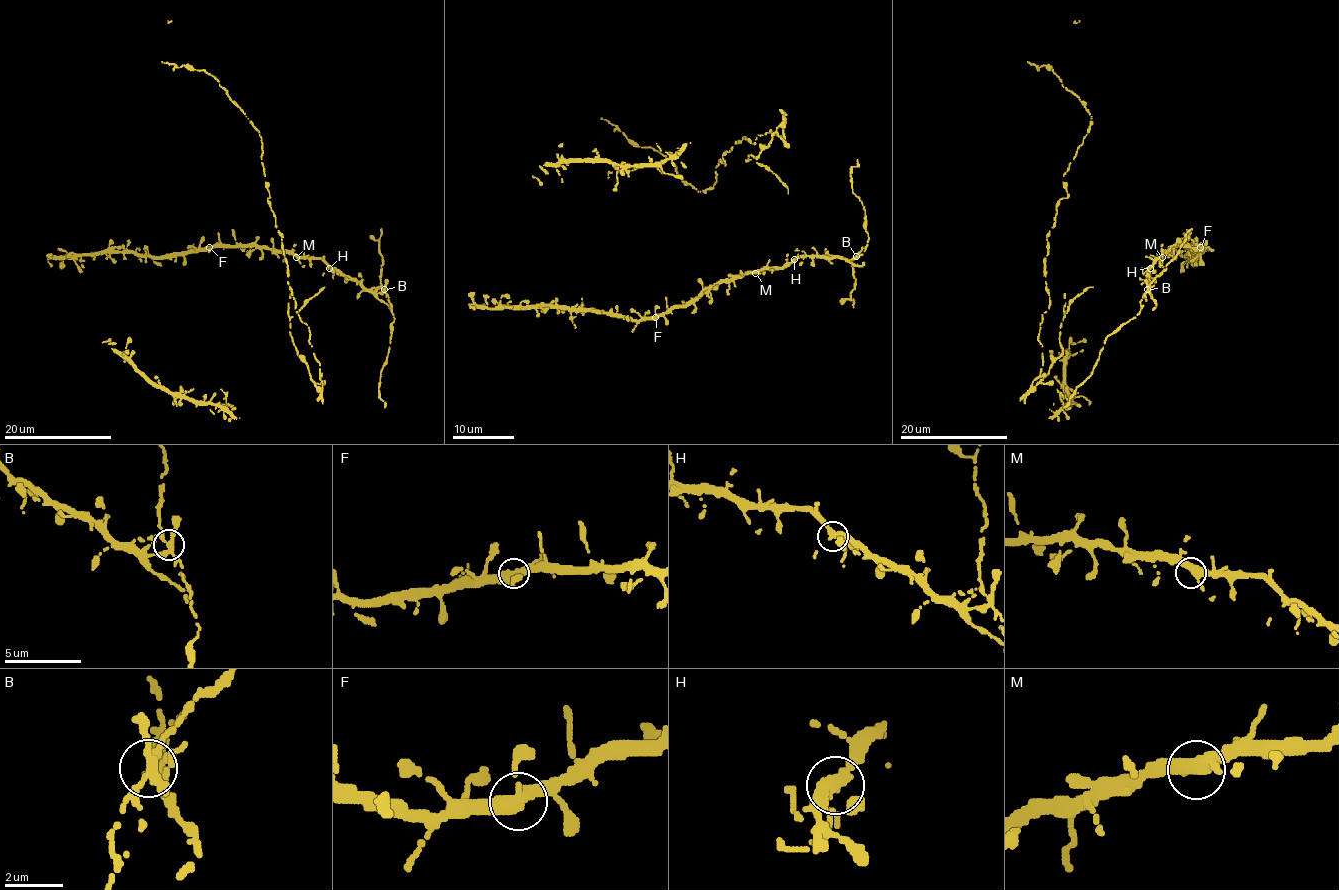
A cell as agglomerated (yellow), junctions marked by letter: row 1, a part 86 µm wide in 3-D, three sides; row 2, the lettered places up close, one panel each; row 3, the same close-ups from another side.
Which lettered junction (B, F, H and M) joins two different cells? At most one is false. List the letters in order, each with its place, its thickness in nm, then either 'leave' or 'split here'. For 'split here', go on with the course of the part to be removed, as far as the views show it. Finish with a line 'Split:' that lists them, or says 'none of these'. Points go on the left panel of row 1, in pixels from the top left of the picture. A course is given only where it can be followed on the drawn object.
B: place (384, 289); calibre 320 nm; split here
F: place (209, 247); calibre 440 nm; leave
H: place (329, 268); calibre 320 nm; leave
M: place (296, 257); calibre 340 nm; leave
Split: B

